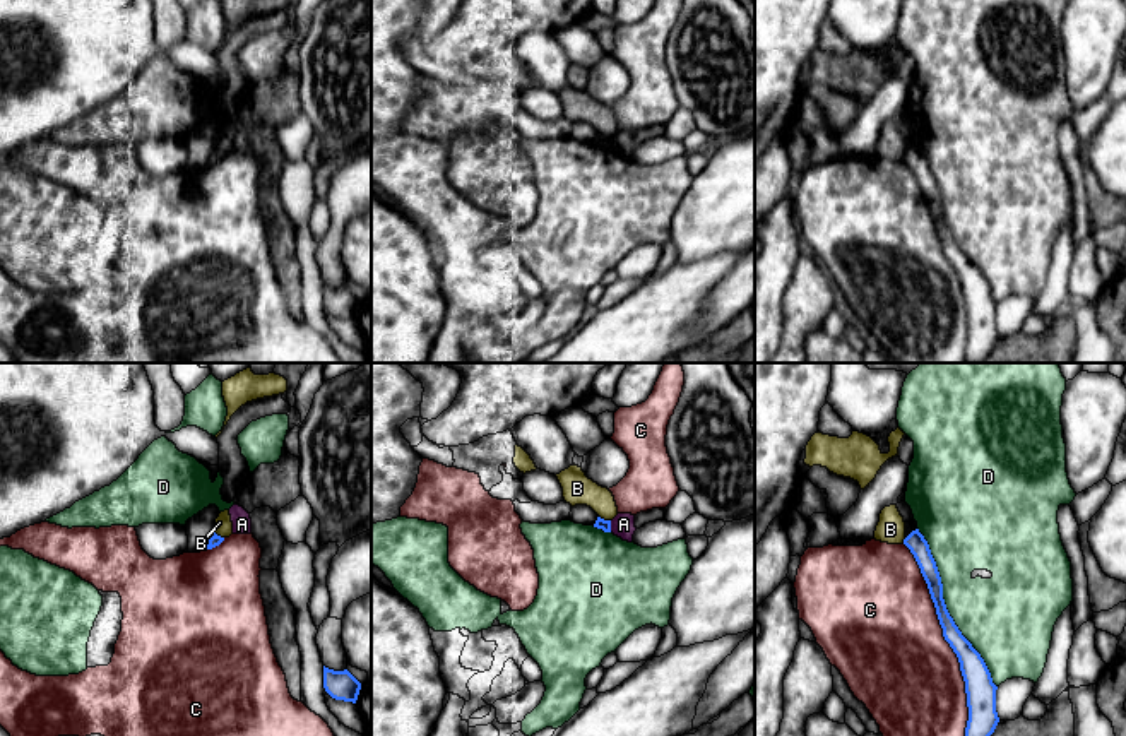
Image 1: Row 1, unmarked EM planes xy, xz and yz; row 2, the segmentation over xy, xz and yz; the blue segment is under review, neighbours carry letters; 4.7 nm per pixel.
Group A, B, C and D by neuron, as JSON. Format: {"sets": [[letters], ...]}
{"sets": [["A"], ["B"], ["C"], ["D"]]}

